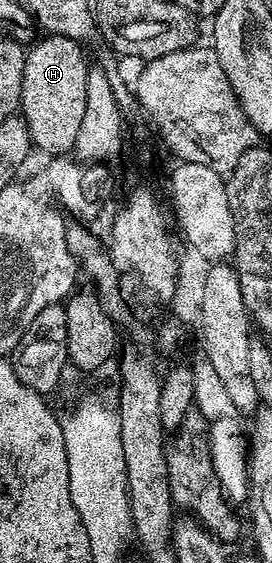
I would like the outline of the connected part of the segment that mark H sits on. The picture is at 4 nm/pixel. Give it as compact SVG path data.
M46 33L44 37L25 50L19 114L27 124L30 143L36 149L38 146L48 156L65 156L73 150L79 124L83 124L90 63L85 62L82 43L58 34Z

